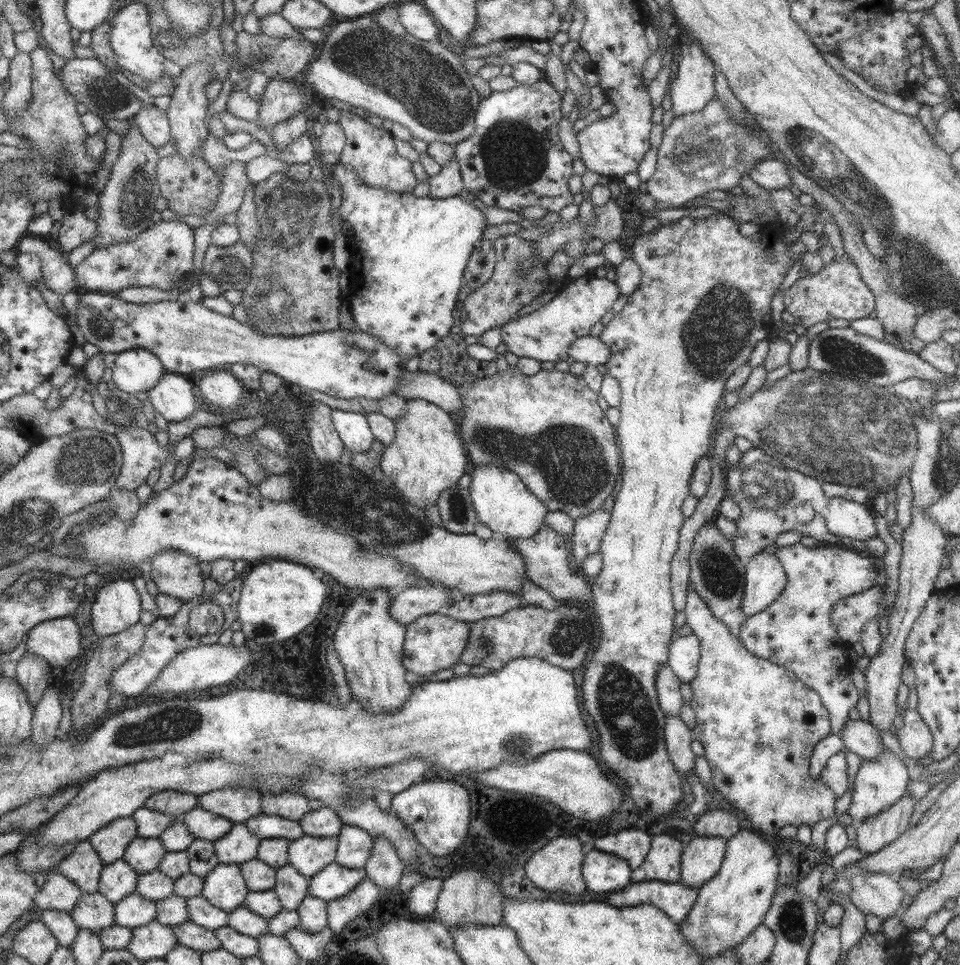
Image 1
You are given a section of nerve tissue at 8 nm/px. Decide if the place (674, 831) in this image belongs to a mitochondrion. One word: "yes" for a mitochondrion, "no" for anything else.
no

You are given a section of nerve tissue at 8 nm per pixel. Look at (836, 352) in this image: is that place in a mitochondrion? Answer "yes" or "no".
yes

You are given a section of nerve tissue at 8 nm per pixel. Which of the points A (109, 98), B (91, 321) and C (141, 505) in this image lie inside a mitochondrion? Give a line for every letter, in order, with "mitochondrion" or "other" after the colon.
A: mitochondrion
B: other
C: other

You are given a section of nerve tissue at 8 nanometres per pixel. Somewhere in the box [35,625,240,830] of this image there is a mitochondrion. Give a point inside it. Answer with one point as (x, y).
(163, 726)

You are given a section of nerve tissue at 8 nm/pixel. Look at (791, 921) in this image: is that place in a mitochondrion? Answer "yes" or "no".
yes

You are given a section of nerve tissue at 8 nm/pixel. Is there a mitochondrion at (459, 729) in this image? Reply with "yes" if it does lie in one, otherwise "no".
no

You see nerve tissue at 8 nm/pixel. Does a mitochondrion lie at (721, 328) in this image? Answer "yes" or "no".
yes

